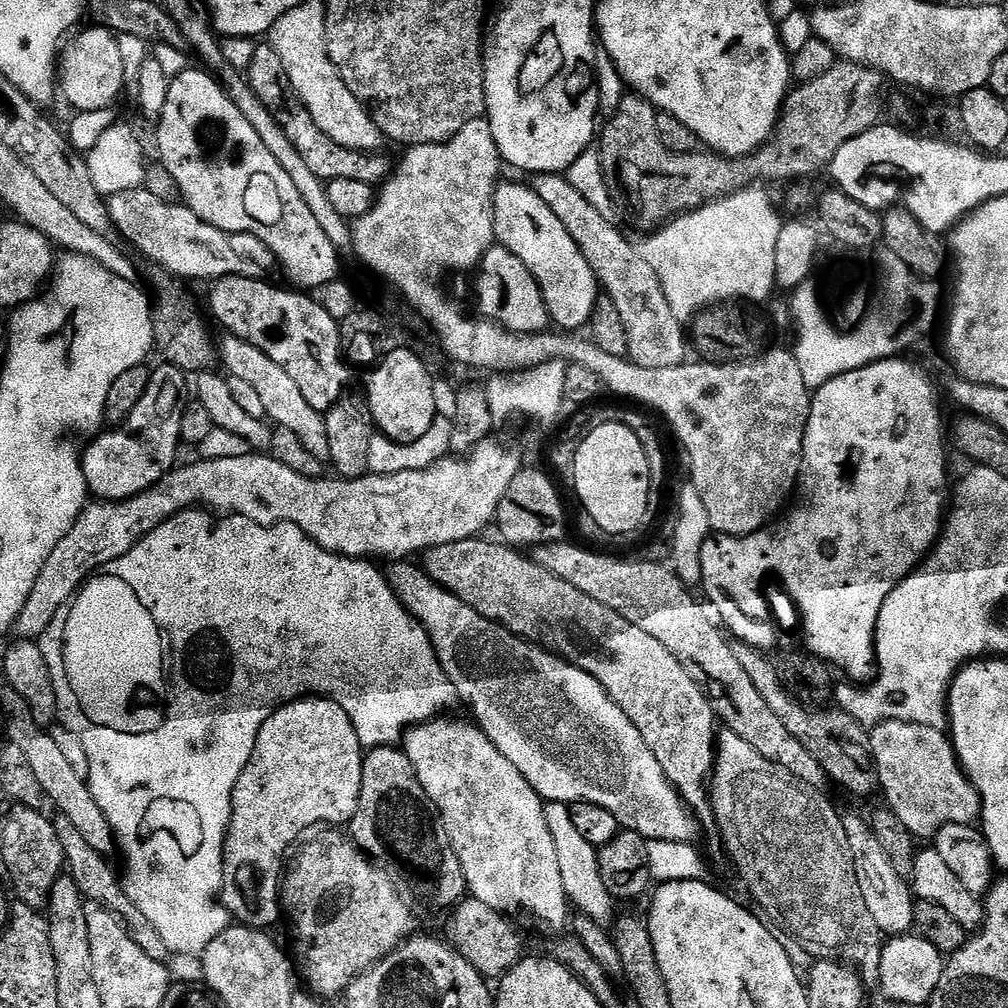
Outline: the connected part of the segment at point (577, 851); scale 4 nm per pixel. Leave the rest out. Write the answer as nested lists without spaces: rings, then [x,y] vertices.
[[[549,803],[545,807],[546,822],[550,826],[550,834],[554,834],[554,850],[558,850],[558,867],[562,870],[562,886],[566,886],[566,894],[573,909],[579,910],[583,915],[589,916],[590,919],[599,922],[607,922],[613,919],[612,907],[614,901],[612,895],[606,890],[606,886],[602,882],[602,874],[600,873],[600,857],[597,849],[590,846],[590,842],[586,842],[586,838],[582,838],[582,834],[578,834],[578,830],[574,826],[574,821],[570,818],[570,807],[567,804]]]

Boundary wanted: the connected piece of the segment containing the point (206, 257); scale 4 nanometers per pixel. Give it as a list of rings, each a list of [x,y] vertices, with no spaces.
[[[143,187],[107,197],[106,203],[113,229],[117,233],[121,232],[145,256],[145,261],[165,268],[185,282],[215,282],[223,276],[268,280],[271,272],[277,271],[276,255],[272,253],[270,246],[266,246],[266,242],[253,236],[241,235],[239,248],[229,233],[210,226],[183,203],[161,202]]]

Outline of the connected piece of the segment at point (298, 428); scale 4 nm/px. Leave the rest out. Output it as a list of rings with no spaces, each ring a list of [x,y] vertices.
[[[231,334],[225,335],[223,338],[225,340],[221,344],[219,341],[218,344],[218,356],[222,364],[224,360],[225,369],[223,368],[223,371],[229,377],[245,379],[254,386],[255,392],[258,393],[259,399],[263,403],[265,417],[269,421],[272,419],[276,428],[294,430],[294,434],[298,434],[298,438],[302,438],[302,446],[306,446],[306,450],[310,450],[310,454],[314,454],[314,458],[325,462],[330,461],[330,438],[326,434],[325,413],[314,410],[314,406],[310,406],[310,402],[306,402],[298,382],[294,382],[294,378],[290,378],[290,374],[286,374],[286,370],[282,370],[282,366],[278,366],[278,362],[274,362],[274,358],[270,358],[262,350],[258,350],[258,346],[248,344],[245,340],[239,340]]]

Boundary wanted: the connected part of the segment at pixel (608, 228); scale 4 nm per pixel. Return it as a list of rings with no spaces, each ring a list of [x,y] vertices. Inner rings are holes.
[[[540,174],[535,177],[534,187],[538,198],[558,214],[562,226],[574,238],[578,250],[590,262],[590,270],[594,270],[597,285],[603,295],[618,306],[618,314],[626,325],[628,335],[627,359],[638,366],[647,368],[665,368],[685,363],[684,356],[690,352],[690,344],[686,339],[685,325],[674,318],[674,310],[670,310],[670,302],[666,302],[666,294],[662,290],[662,282],[658,274],[654,274],[650,262],[642,258],[639,247],[631,244],[611,223],[609,217],[598,214],[574,186],[570,186],[567,175]]]

